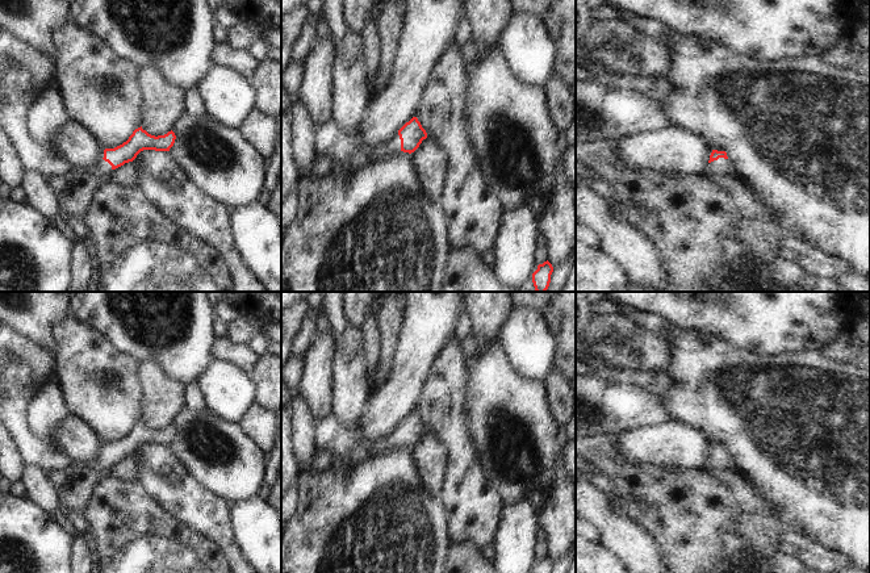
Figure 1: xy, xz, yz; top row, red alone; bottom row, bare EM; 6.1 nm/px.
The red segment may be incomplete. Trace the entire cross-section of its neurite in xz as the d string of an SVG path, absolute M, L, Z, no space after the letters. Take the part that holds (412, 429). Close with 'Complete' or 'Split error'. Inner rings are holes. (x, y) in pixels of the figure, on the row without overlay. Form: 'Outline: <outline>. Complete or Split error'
Outline: M417 411L406 417L396 428L394 432L373 444L369 451L369 457L381 455L385 449L403 446L414 447L423 434L427 432L426 424L422 422Z. Split error.

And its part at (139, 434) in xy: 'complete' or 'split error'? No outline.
split error

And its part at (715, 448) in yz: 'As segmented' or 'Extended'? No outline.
Extended.

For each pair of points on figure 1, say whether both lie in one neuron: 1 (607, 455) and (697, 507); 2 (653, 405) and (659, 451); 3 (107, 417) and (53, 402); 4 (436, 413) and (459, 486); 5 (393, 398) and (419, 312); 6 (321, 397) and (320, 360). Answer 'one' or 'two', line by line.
1: one
2: two
3: two
4: one
5: one
6: one

